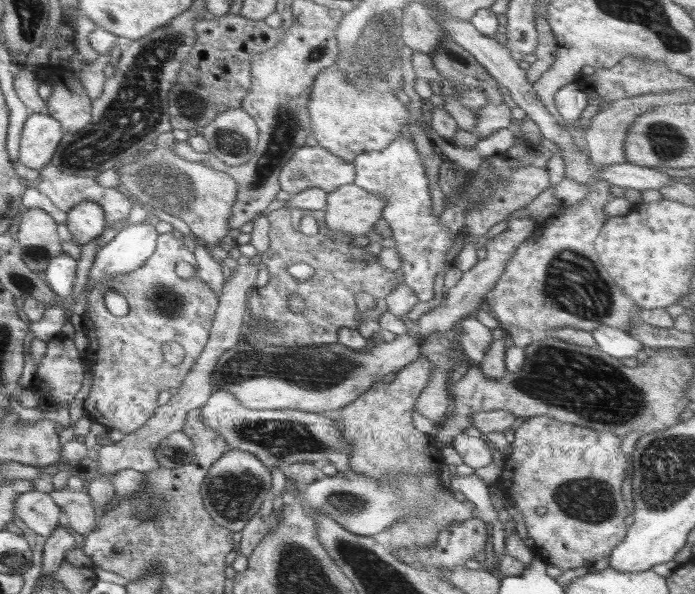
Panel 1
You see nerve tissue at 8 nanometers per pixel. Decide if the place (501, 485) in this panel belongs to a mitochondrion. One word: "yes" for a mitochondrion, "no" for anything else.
no

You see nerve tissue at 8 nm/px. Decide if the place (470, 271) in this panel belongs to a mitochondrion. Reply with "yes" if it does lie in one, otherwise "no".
no

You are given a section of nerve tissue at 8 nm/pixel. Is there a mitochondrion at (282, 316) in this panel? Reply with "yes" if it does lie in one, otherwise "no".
no

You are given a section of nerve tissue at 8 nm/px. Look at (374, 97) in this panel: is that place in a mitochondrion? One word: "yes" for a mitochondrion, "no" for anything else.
yes

